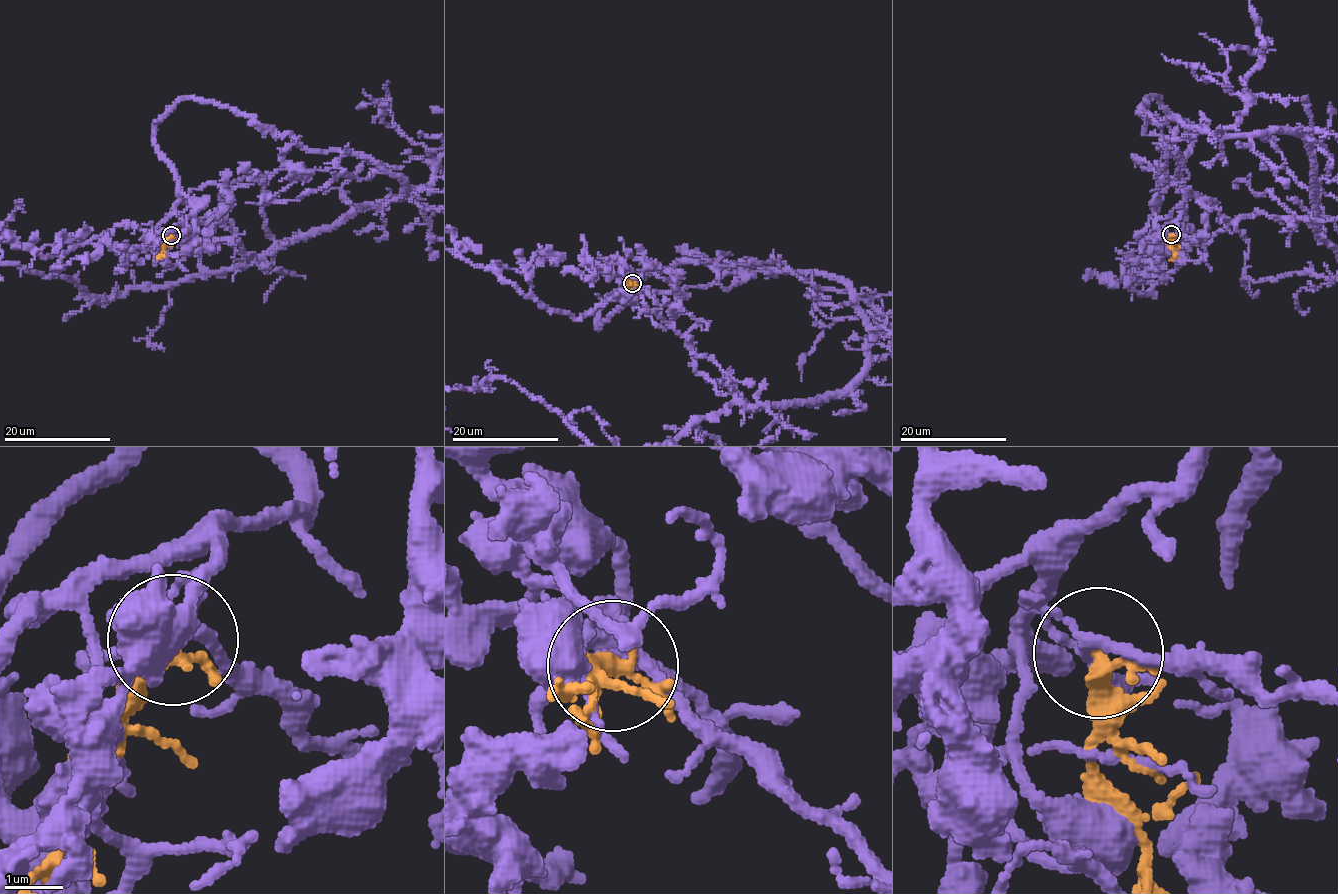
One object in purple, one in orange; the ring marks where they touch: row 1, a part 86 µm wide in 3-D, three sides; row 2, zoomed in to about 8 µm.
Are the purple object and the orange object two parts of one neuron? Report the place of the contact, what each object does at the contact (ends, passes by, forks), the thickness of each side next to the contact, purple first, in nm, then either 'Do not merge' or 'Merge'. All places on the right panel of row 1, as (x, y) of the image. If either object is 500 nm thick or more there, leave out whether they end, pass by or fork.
Place: (1171, 234). At the ring purple forks. At the ring orange passes by. Thickness 170 nm (purple) against 240 nm. Do not merge

